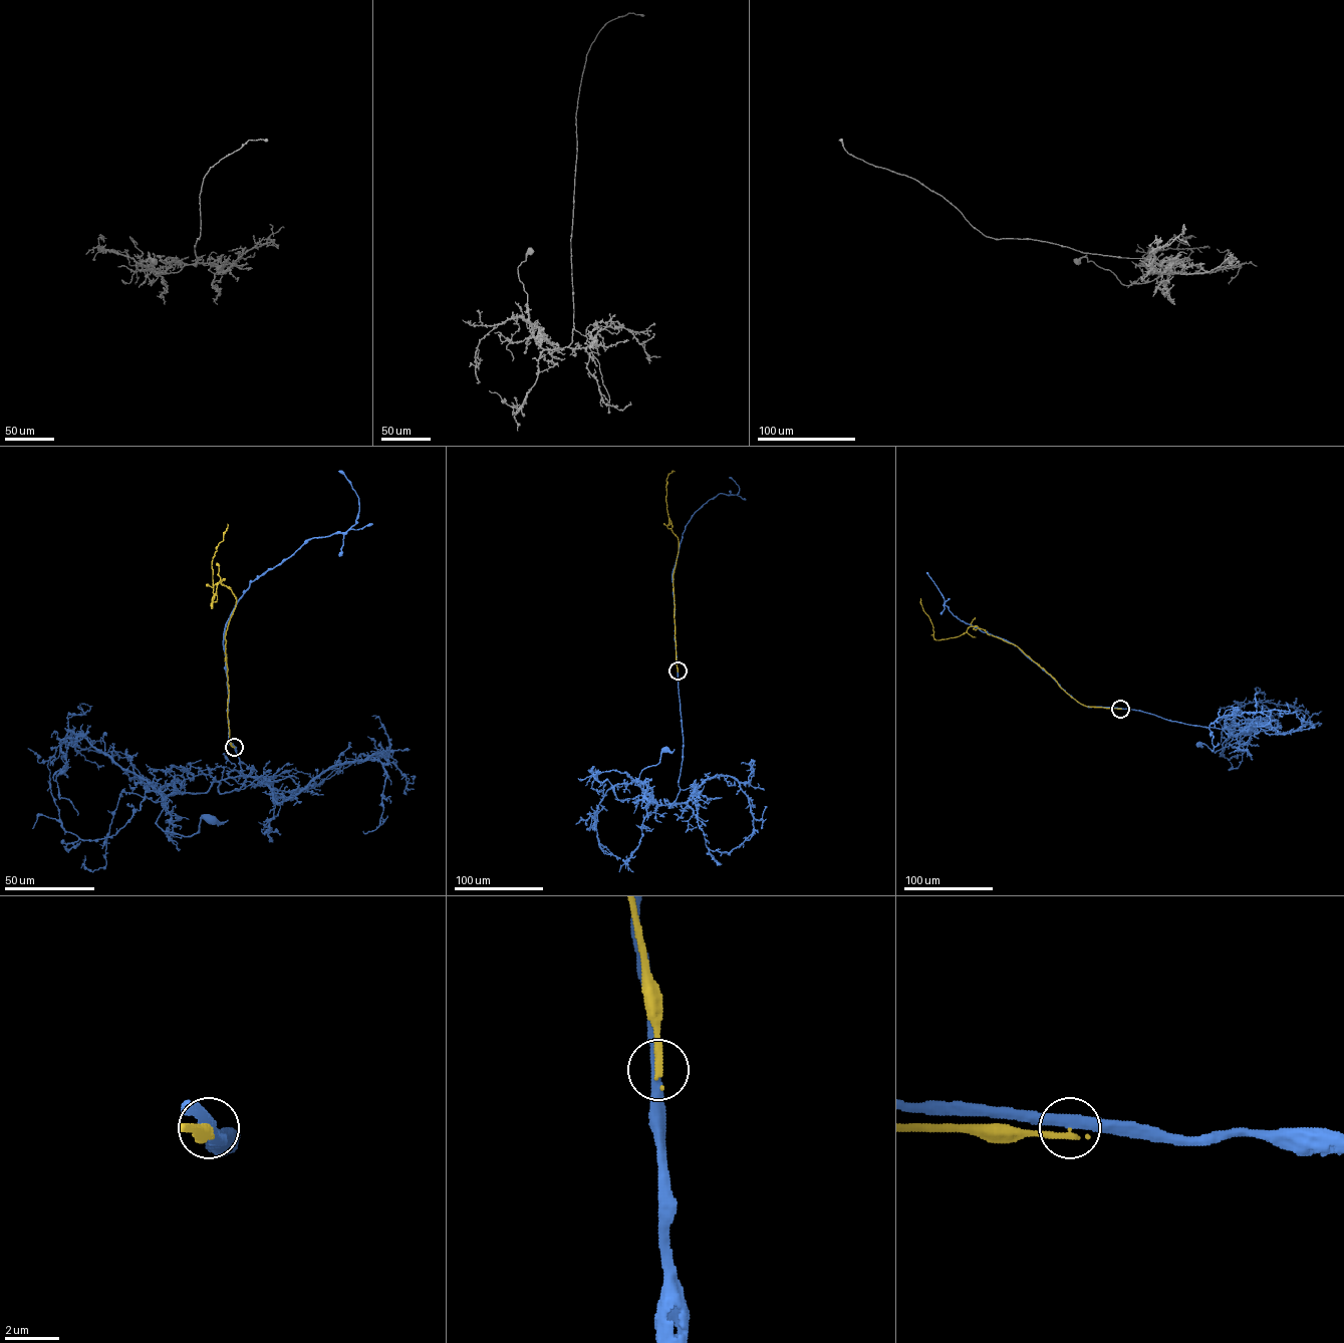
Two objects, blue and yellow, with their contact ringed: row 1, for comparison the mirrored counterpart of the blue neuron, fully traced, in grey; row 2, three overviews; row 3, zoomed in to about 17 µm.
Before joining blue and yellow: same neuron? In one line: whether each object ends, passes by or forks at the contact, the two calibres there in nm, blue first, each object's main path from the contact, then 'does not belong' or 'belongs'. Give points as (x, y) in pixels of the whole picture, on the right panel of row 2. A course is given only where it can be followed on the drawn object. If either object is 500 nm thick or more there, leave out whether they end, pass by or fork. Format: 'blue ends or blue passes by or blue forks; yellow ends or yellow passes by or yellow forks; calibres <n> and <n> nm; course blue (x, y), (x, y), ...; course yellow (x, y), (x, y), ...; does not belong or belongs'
blue passes by; yellow ends; calibres 360 and 240 nm; course blue (1120, 708), (1186, 724), (1258, 729), (1254, 726), (1254, 731), (1215, 753), (1198, 744); course yellow (1120, 708), (1078, 702), (1015, 644), (977, 626), (958, 636), (935, 639), (920, 598); does not belong

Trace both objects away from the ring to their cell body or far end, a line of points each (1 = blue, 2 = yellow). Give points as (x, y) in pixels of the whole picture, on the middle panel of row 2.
1: (678, 670), (683, 761), (680, 792), (669, 808), (643, 796), (638, 779), (643, 769), (659, 761), (664, 749)
2: (678, 670), (673, 576), (679, 541), (670, 529), (665, 498), (666, 479), (674, 471)

